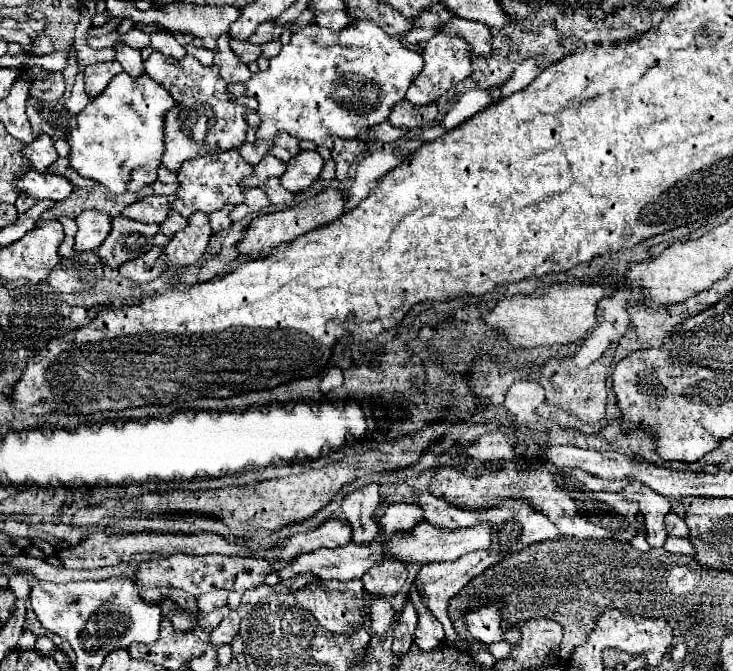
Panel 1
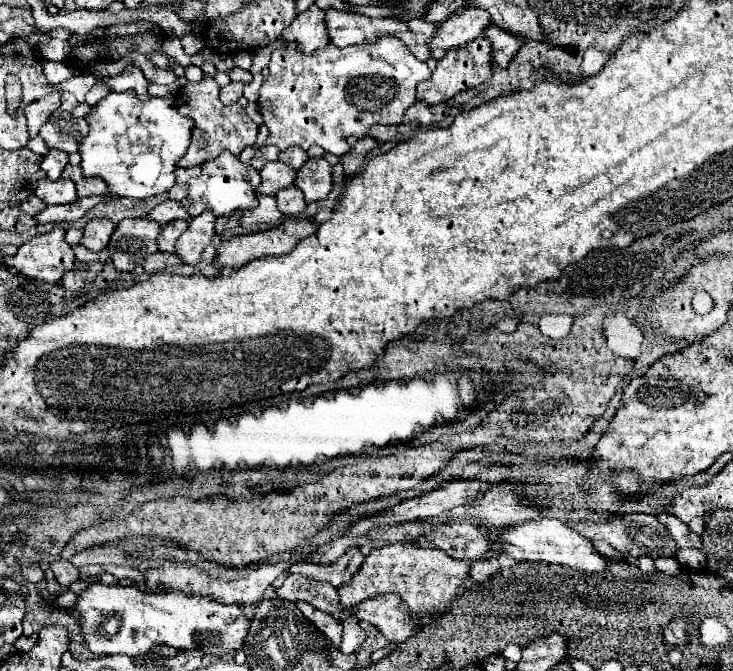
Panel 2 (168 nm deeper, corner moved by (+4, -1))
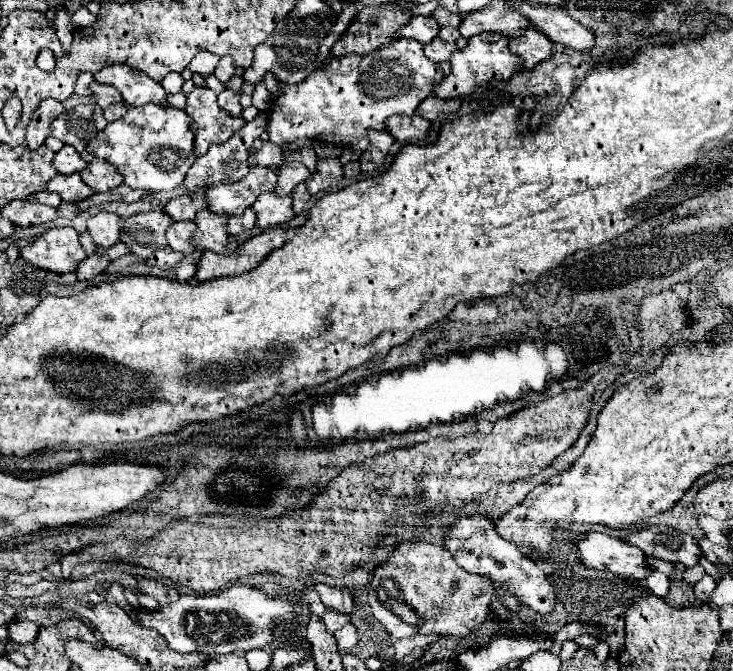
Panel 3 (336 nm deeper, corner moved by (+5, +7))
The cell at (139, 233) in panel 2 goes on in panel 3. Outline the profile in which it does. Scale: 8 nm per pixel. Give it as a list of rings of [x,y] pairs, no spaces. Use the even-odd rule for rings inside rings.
[[[163,211],[137,213],[123,221],[123,243],[131,249],[131,253],[147,259],[157,249],[167,245],[165,231],[173,223],[173,219]]]

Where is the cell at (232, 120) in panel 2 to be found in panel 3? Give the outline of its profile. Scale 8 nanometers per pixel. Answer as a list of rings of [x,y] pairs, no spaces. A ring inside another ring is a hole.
[[[195,87],[187,97],[187,115],[195,131],[195,153],[205,155],[211,143],[225,143],[243,127],[241,117],[227,115],[217,105],[217,95],[207,87]]]

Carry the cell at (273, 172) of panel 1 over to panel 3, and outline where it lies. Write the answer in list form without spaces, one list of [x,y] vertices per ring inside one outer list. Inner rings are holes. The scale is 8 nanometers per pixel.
[[[293,161],[279,167],[277,177],[279,177],[279,183],[275,187],[275,193],[283,197],[283,195],[291,195],[299,183],[305,183],[311,177],[311,171],[307,171],[307,167],[303,167],[299,161]]]

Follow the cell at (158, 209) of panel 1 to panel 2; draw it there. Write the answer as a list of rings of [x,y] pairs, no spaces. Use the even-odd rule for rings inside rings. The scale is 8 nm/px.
[[[164,201],[160,205],[156,205],[154,209],[148,211],[146,215],[150,221],[156,221],[160,225],[166,225],[174,219],[188,219],[188,209],[186,209],[186,203],[184,201]]]

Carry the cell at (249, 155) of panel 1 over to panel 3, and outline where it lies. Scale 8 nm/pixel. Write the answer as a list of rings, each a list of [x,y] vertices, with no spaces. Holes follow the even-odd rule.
[[[267,141],[267,143],[263,143],[263,147],[259,151],[255,151],[255,159],[257,159],[257,165],[263,165],[263,167],[281,165],[281,163],[285,163],[283,147]]]

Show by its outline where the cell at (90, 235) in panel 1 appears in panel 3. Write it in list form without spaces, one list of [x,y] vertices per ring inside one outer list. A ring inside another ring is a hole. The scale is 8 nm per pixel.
[[[97,213],[87,221],[87,229],[93,237],[93,241],[101,247],[111,247],[119,241],[121,237],[121,217],[115,213]]]

